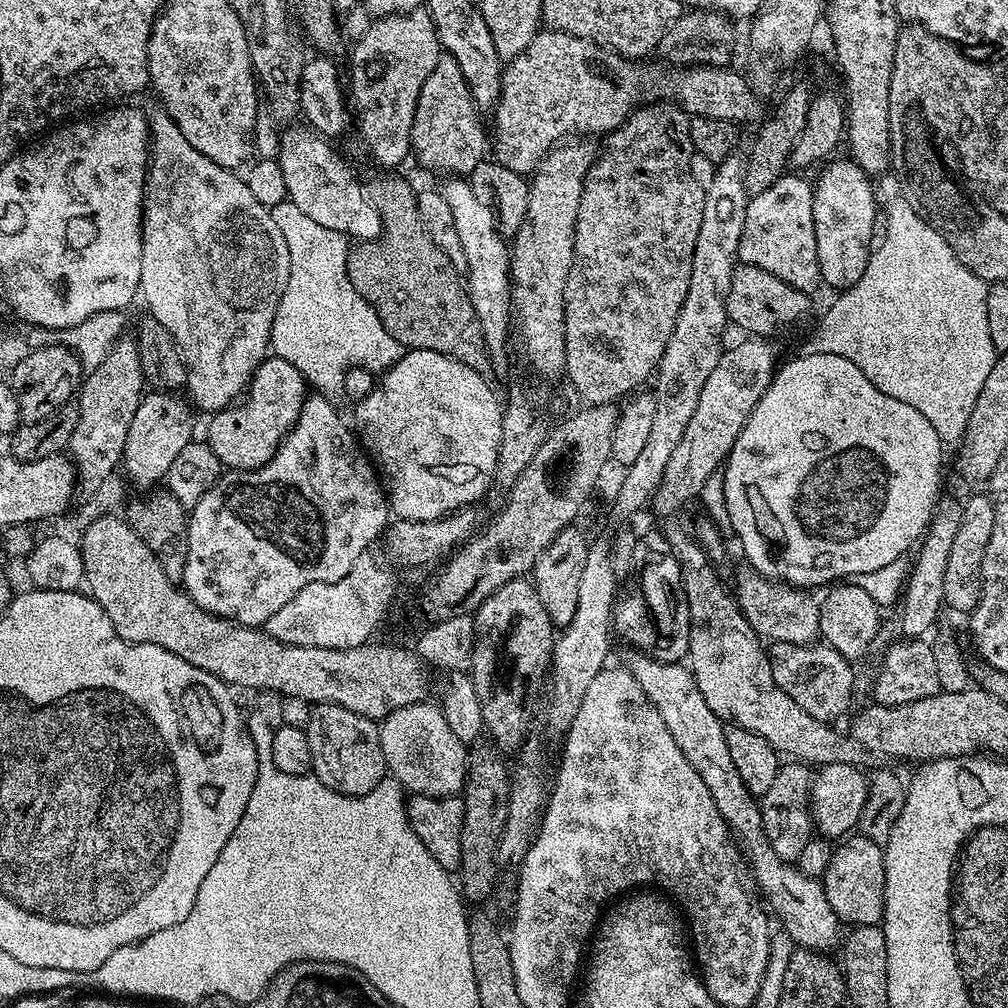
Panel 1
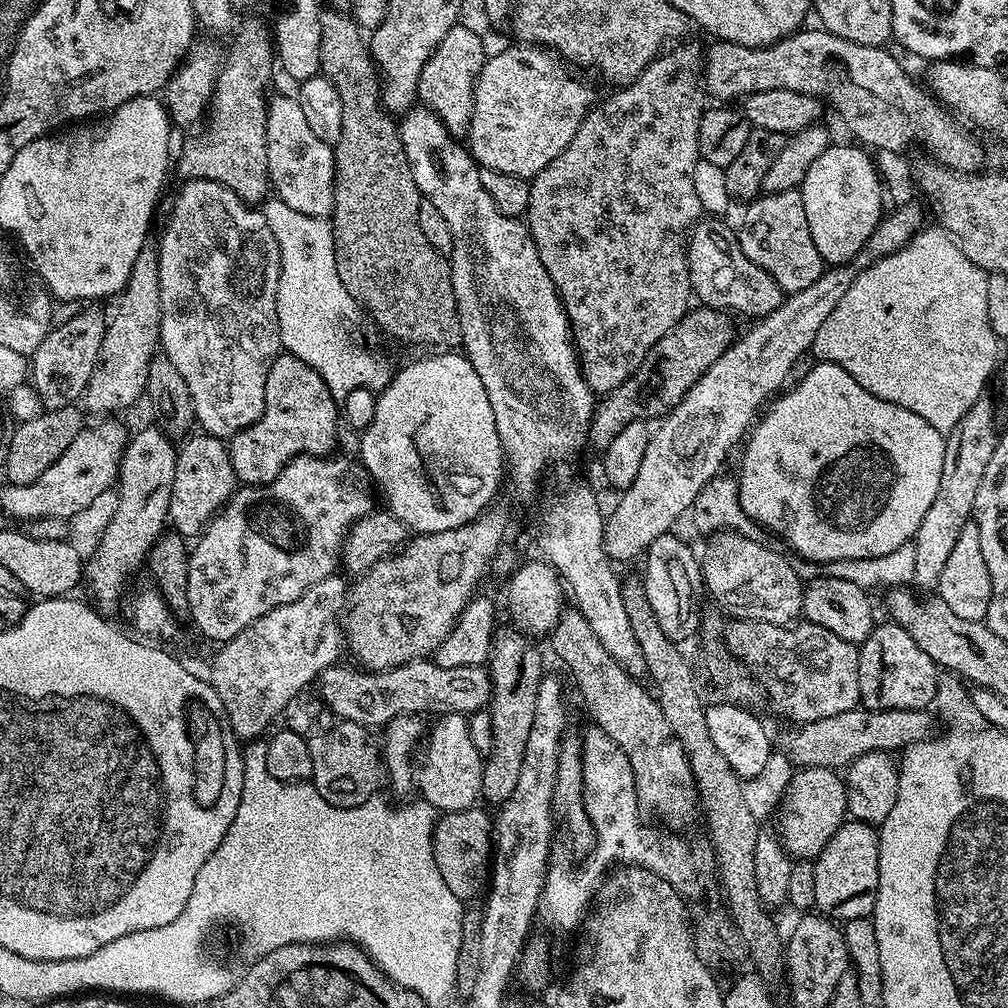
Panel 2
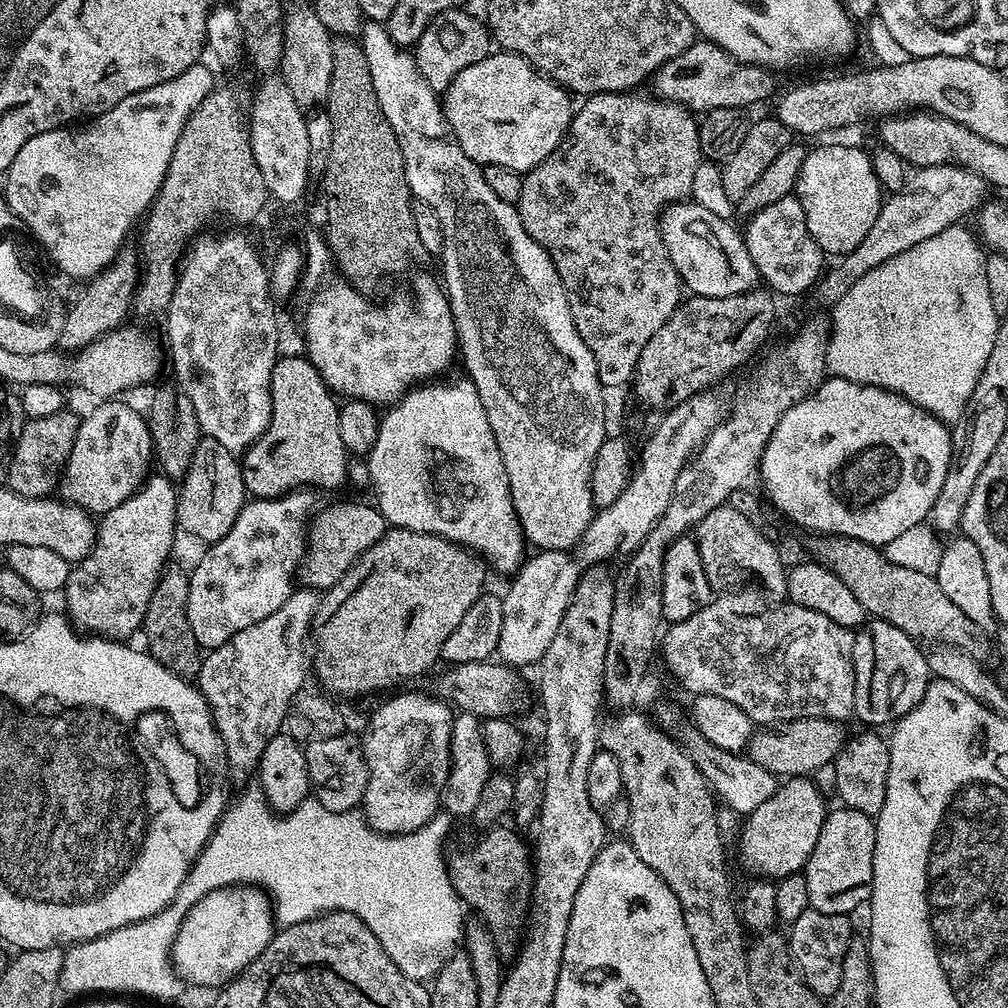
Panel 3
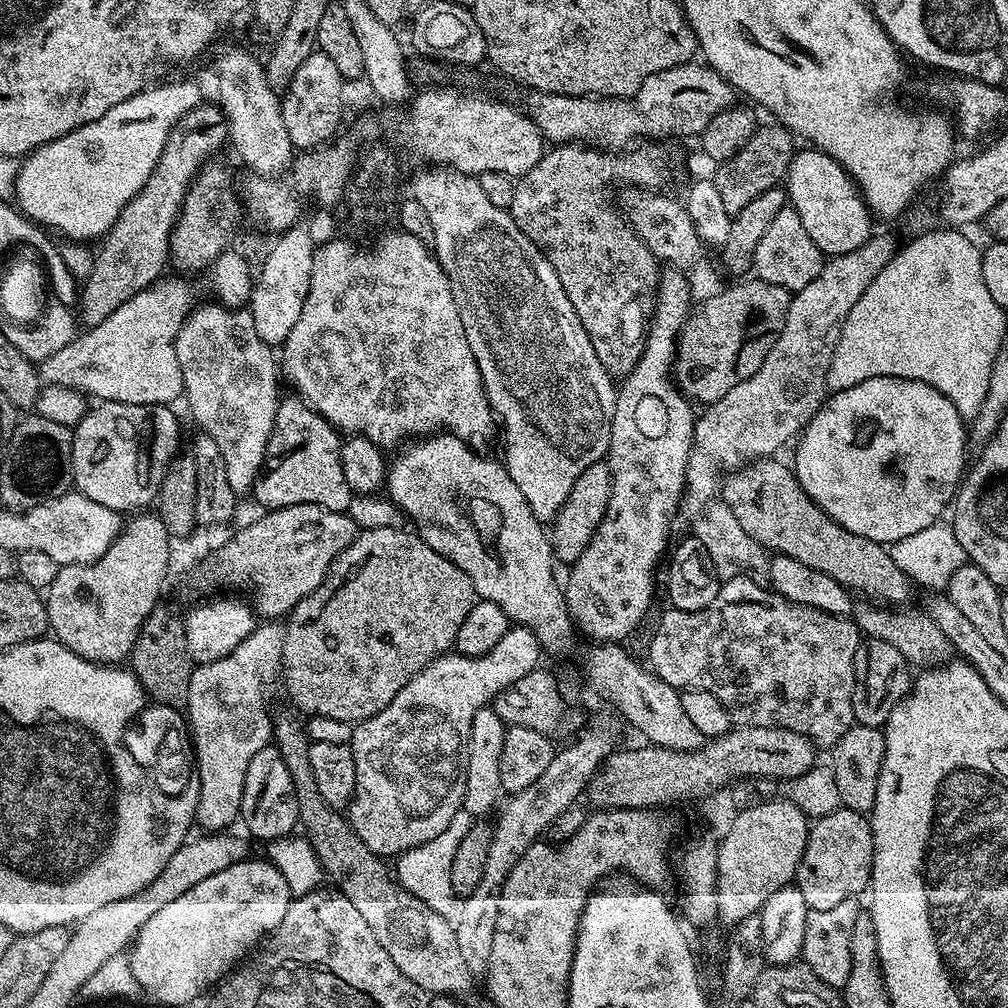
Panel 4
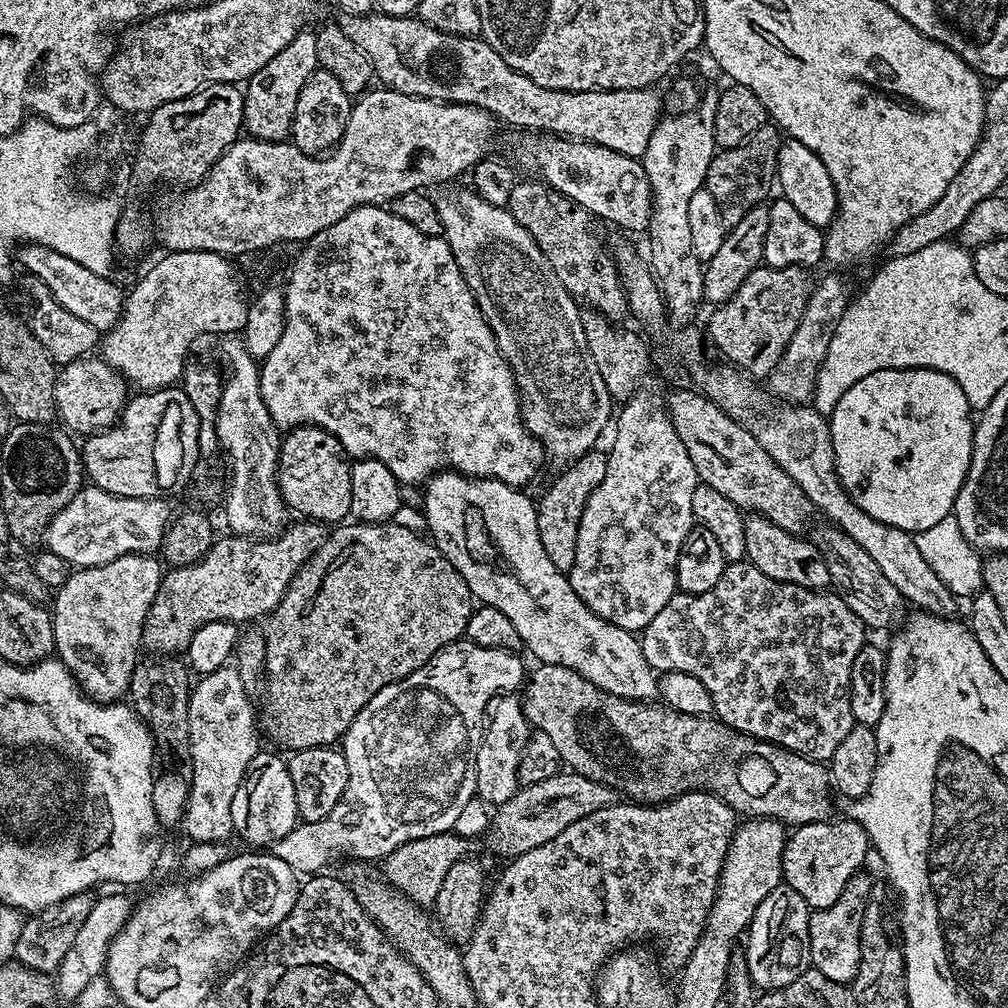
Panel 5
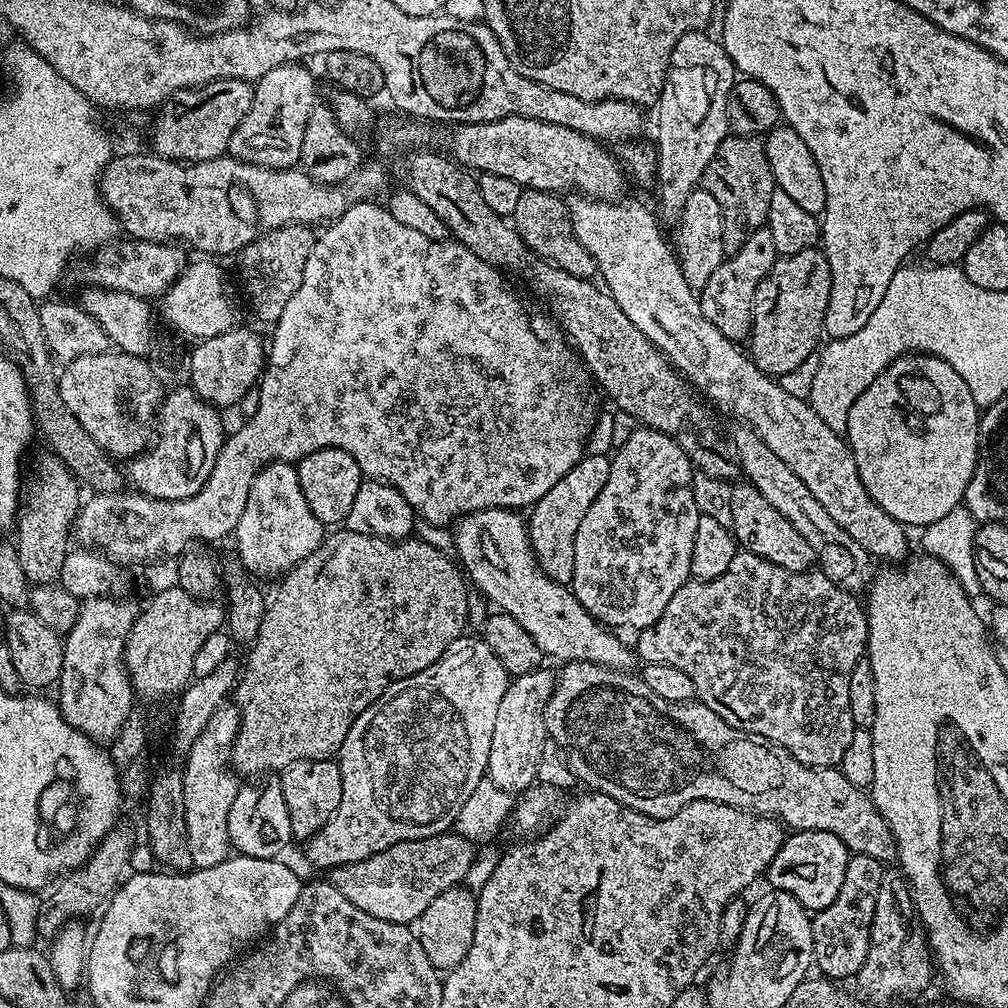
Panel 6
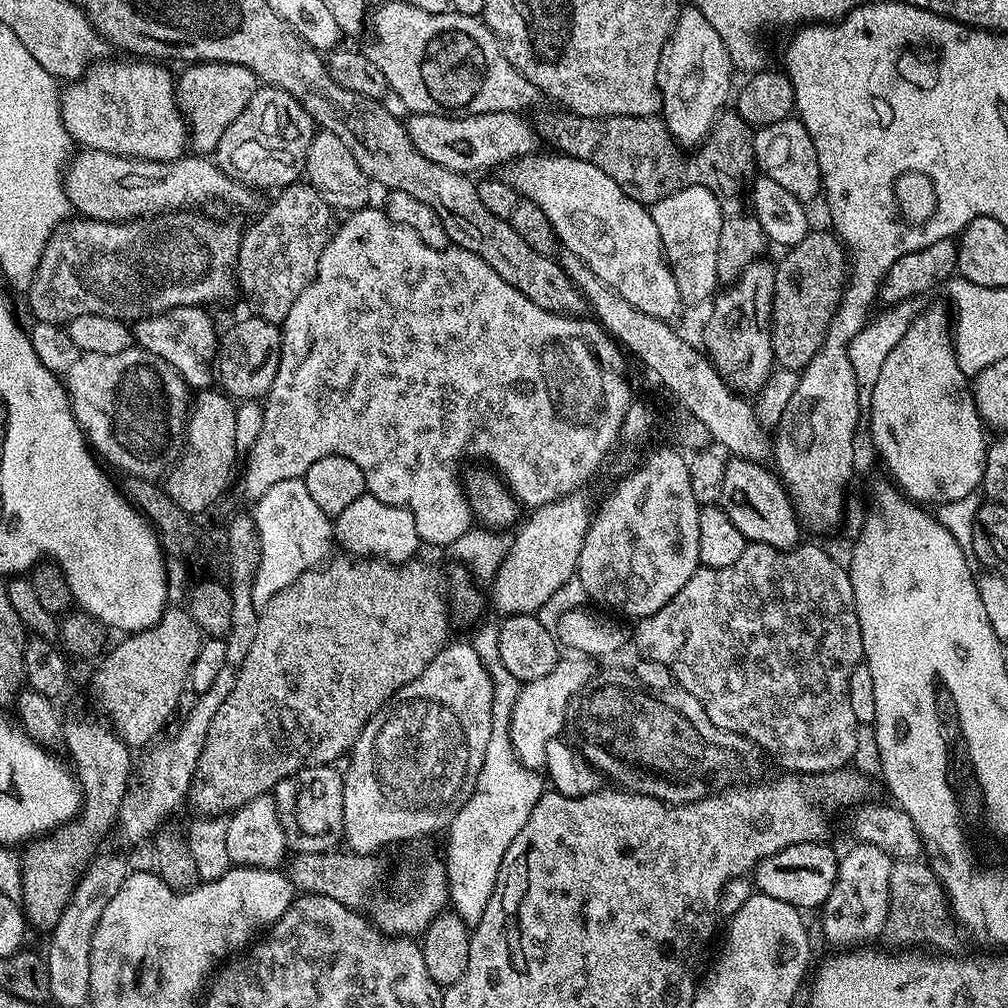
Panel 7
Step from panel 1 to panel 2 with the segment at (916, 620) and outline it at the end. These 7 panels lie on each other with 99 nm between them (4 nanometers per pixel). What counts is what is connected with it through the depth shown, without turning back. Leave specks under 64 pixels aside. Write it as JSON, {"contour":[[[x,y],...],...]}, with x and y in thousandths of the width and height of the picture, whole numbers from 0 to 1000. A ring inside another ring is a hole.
{"contour":[[[972,393],[970,399],[966,399],[966,403],[962,403],[958,411],[954,411],[950,423],[939,430],[935,454],[935,474],[931,474],[927,498],[923,498],[923,506],[919,506],[905,540],[907,569],[904,578],[910,584],[931,584],[931,573],[935,573],[935,565],[938,563],[945,542],[950,539],[954,522],[965,515],[966,494],[970,490],[970,482],[974,482],[974,470],[978,470],[978,462],[982,462],[982,454],[986,454],[990,436],[988,401],[982,393]]]}

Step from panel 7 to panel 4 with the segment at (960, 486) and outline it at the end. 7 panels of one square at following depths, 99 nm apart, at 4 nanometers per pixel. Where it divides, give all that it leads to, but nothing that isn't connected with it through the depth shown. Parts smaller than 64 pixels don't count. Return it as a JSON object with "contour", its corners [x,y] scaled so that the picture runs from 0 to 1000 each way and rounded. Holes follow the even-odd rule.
{"contour":[[[886,373],[859,375],[859,379],[851,379],[834,389],[825,389],[814,405],[798,422],[788,441],[790,441],[788,467],[796,486],[800,488],[802,493],[820,512],[827,514],[827,518],[831,518],[839,526],[843,526],[855,534],[863,534],[878,542],[883,542],[903,530],[911,530],[911,526],[917,526],[919,522],[930,519],[936,513],[933,511],[936,508],[938,511],[938,505],[945,499],[953,475],[958,468],[958,456],[956,460],[956,448],[958,449],[957,414],[952,413],[946,399],[942,399],[942,395],[938,395],[938,391],[927,387],[927,383],[899,375],[887,375]]]}

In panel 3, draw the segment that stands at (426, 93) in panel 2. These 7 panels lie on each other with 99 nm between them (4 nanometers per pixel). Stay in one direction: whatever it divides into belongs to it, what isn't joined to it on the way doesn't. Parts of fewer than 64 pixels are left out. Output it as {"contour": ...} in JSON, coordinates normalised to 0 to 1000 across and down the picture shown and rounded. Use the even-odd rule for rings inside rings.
{"contour":[[[447,8],[445,12],[436,12],[424,30],[417,35],[411,45],[413,67],[423,77],[425,84],[433,92],[439,92],[454,77],[462,65],[470,65],[470,62],[478,62],[486,54],[486,33],[479,19],[471,20],[464,10]]]}

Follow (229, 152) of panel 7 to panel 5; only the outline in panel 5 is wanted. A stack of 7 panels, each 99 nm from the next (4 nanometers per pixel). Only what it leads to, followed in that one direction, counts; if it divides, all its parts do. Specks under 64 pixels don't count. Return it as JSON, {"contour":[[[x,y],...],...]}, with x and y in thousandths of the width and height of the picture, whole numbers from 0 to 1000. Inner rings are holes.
{"contour":[[[303,30],[297,32],[256,73],[252,73],[244,80],[242,91],[242,127],[247,136],[267,141],[282,141],[287,138],[292,109],[296,105],[296,93],[304,85],[304,81],[315,70],[315,46],[313,32]]]}

